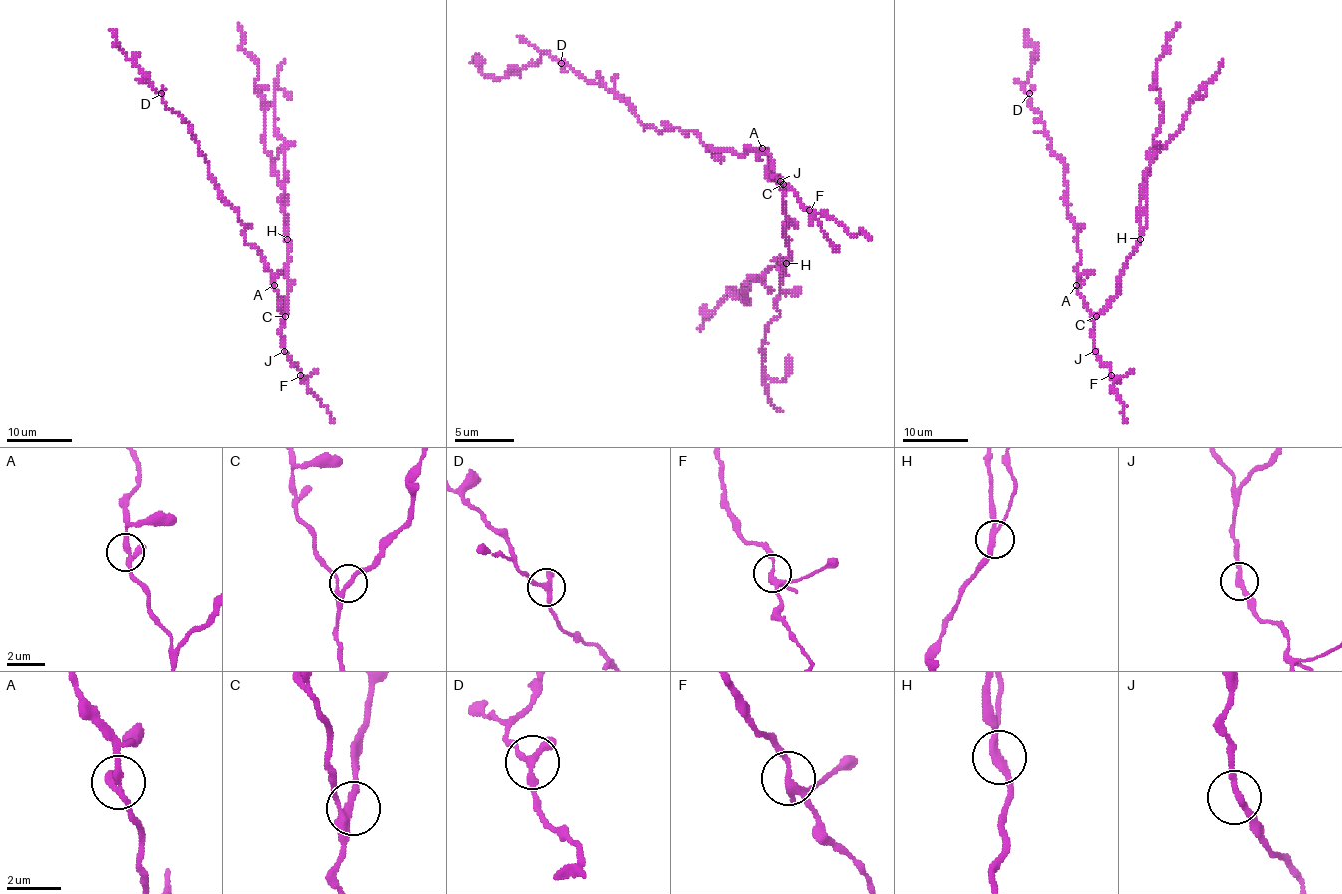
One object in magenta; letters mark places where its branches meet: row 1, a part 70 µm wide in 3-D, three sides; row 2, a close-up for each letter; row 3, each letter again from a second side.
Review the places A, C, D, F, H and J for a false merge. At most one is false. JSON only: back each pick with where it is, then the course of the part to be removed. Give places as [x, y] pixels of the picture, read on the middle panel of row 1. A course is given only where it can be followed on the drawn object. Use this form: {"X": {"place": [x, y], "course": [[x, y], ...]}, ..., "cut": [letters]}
{"H": {"place": [786, 263], "course": [[786, 263], [786, 275], [780, 272], [780, 314], [765, 334], [762, 349], [762, 384], [783, 411]]}, "cut": ["H"]}

